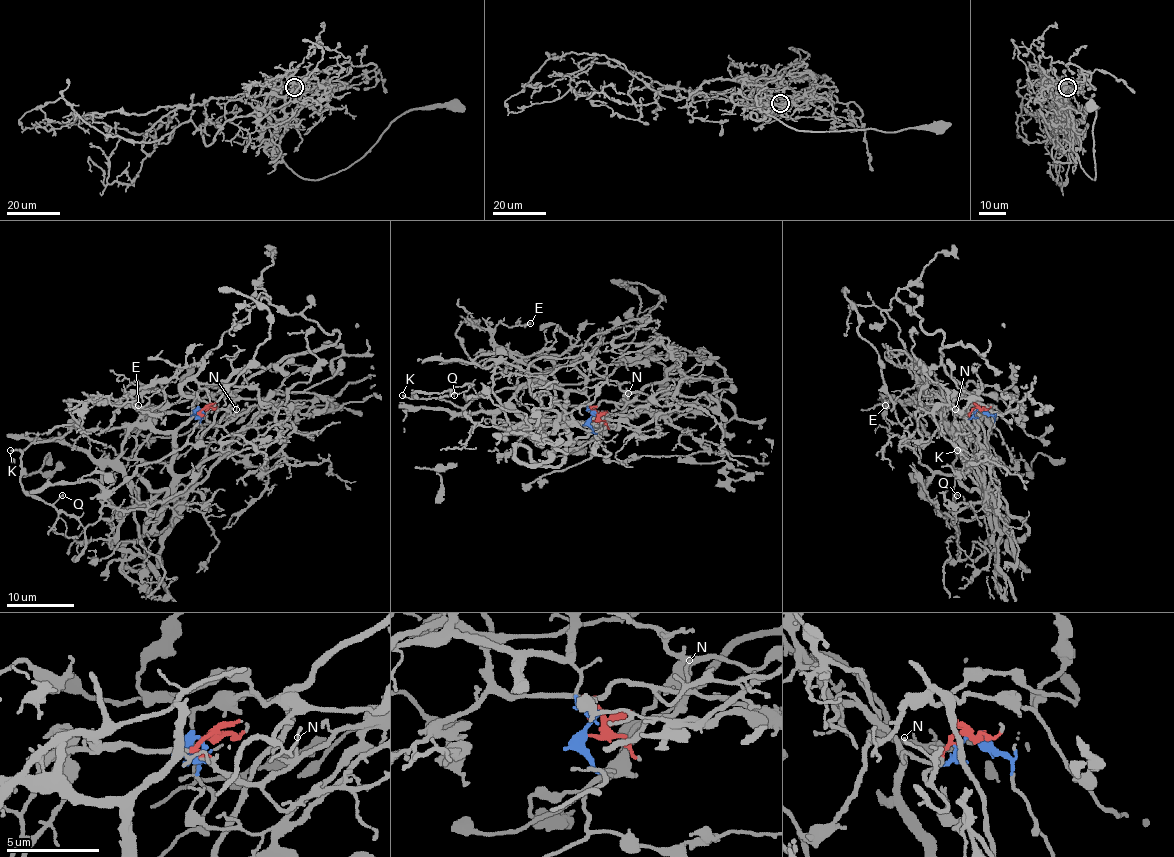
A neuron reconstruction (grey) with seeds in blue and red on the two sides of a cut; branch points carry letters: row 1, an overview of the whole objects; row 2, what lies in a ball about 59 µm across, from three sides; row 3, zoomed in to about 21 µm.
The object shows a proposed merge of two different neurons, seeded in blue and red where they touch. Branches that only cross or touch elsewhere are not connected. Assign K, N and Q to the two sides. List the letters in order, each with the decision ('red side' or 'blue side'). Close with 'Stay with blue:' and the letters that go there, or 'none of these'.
K: blue side
N: red side
Q: blue side
Stay with blue: K, Q

